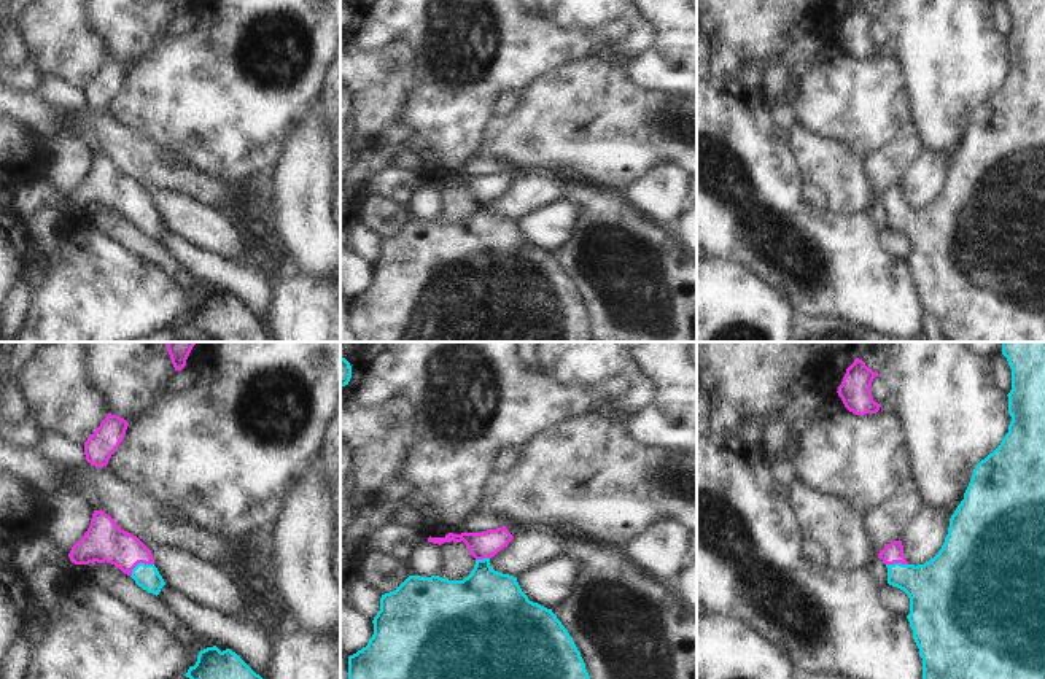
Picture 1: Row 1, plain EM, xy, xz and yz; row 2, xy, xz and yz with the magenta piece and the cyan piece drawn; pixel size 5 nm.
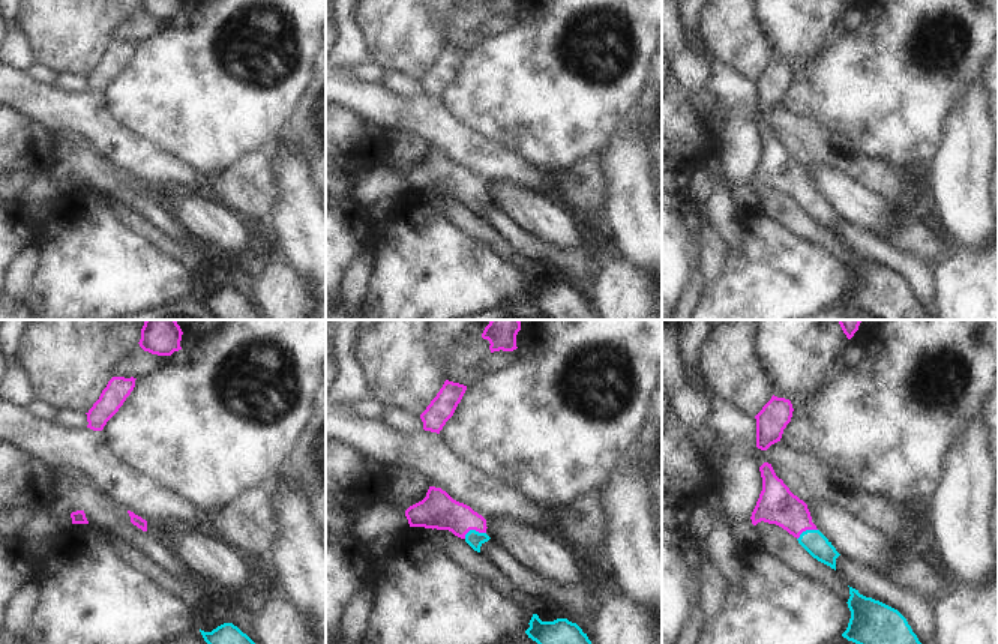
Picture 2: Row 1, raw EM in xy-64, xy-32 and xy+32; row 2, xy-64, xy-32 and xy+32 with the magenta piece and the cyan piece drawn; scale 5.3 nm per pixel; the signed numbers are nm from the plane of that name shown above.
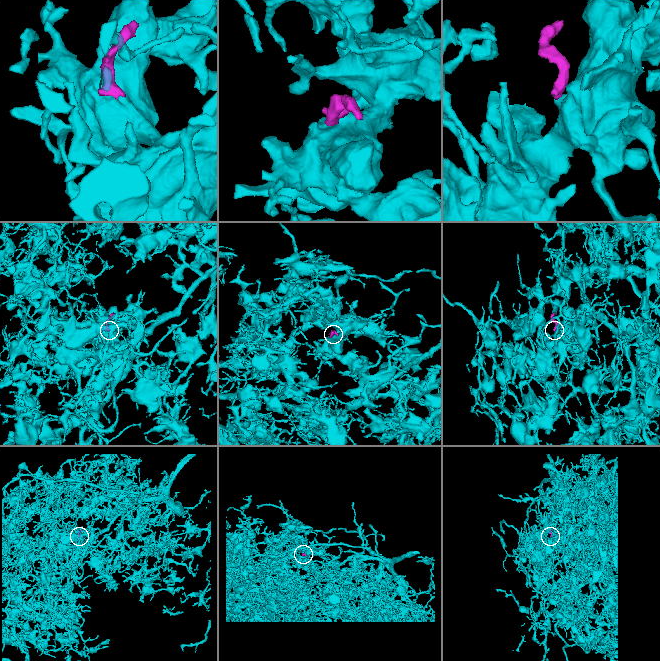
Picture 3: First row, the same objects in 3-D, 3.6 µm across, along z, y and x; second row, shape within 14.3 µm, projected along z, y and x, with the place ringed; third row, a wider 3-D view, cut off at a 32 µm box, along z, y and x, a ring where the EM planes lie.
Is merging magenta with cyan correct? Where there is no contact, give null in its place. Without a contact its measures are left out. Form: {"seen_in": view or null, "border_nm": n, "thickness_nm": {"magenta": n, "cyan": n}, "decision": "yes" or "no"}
{"seen_in": "xy", "border_nm": 140, "thickness_nm": {"magenta": 200, "cyan": 130}, "decision": "yes"}

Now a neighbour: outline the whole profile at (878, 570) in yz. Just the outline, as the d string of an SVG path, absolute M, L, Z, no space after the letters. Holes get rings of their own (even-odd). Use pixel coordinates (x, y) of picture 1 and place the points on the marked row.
M875 550L875 560L870 566L872 576L875 579L875 584L878 588L884 587L888 584L888 568L884 561L878 557L880 550Z

